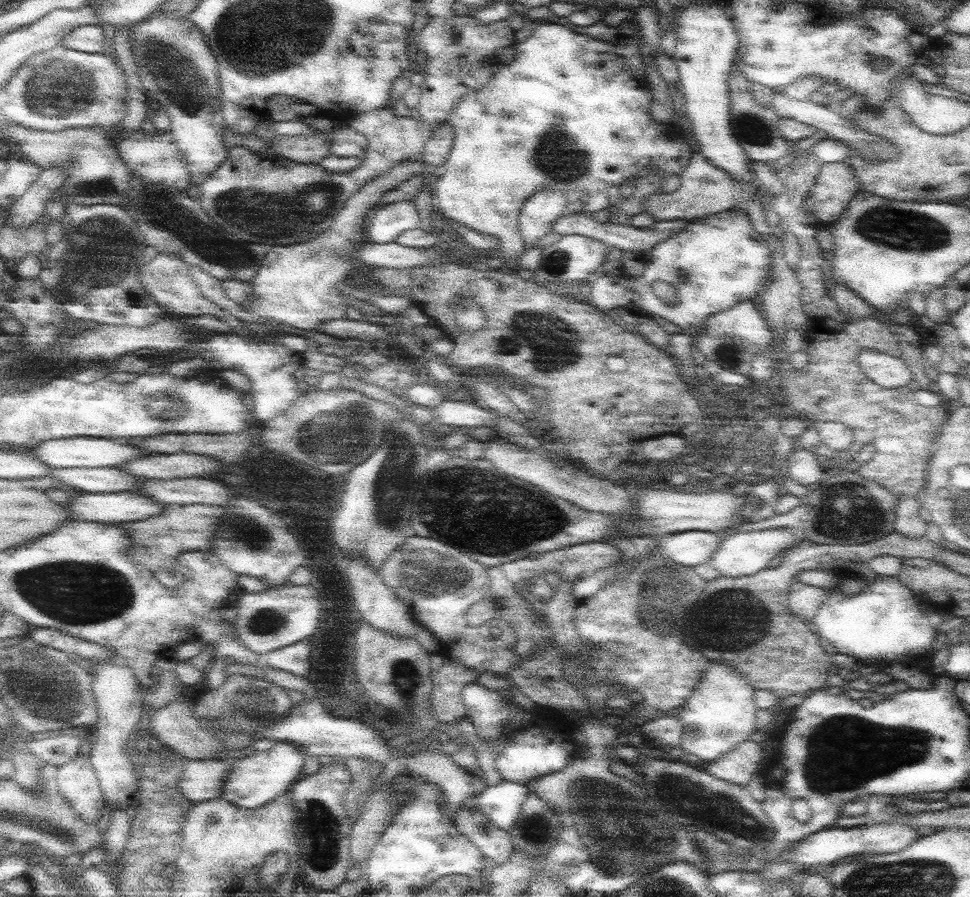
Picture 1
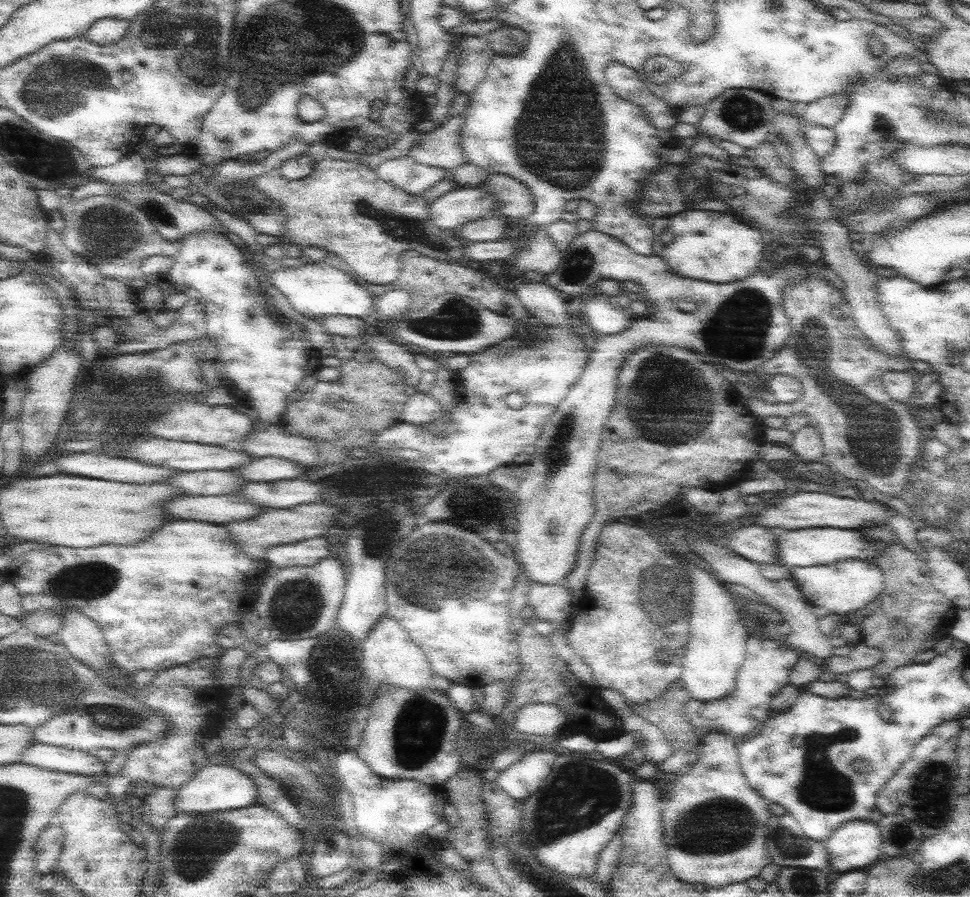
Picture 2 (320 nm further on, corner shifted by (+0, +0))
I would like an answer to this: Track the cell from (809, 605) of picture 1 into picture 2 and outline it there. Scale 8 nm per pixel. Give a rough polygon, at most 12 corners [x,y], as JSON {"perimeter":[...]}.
{"perimeter":[[876,562],[796,567],[812,606],[848,615],[885,587]]}

